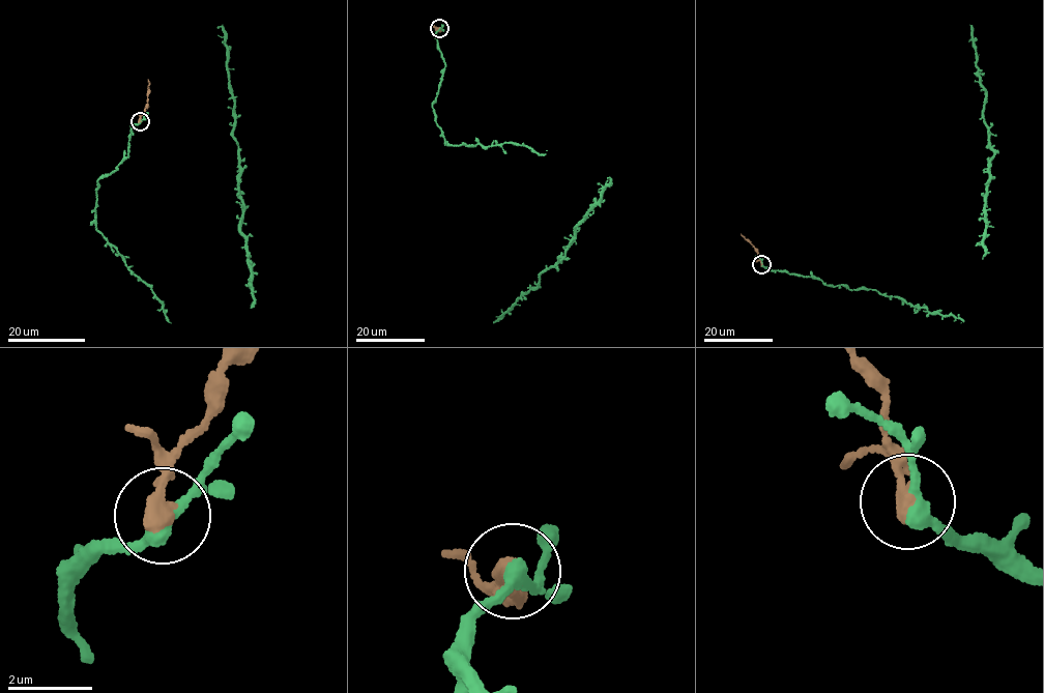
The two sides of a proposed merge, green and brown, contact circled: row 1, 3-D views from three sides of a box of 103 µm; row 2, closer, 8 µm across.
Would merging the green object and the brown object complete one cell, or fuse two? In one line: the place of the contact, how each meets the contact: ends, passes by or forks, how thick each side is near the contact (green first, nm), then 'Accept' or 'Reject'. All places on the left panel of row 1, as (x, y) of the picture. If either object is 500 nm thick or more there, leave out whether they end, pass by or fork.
Place: (140, 121). At the ring green passes by. At the ring brown ends. Thickness 300 nm (green) against 440 nm. Reject

